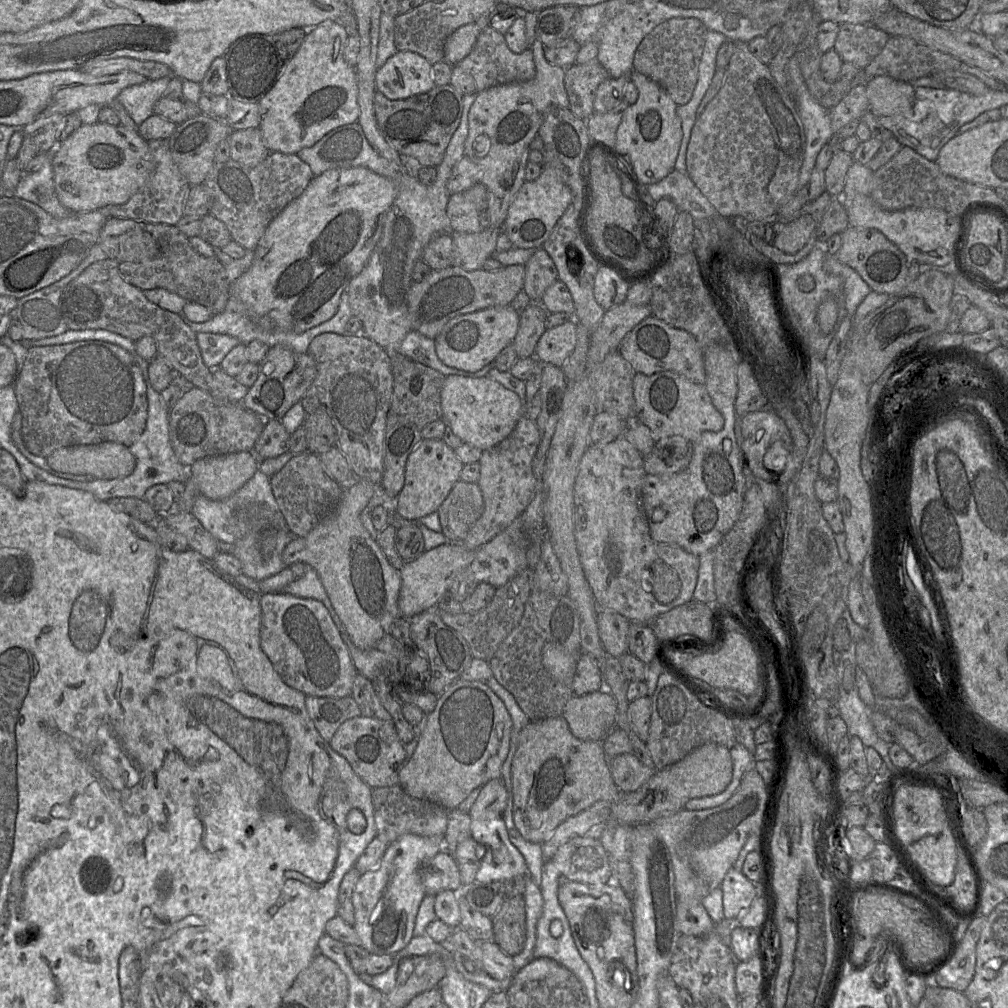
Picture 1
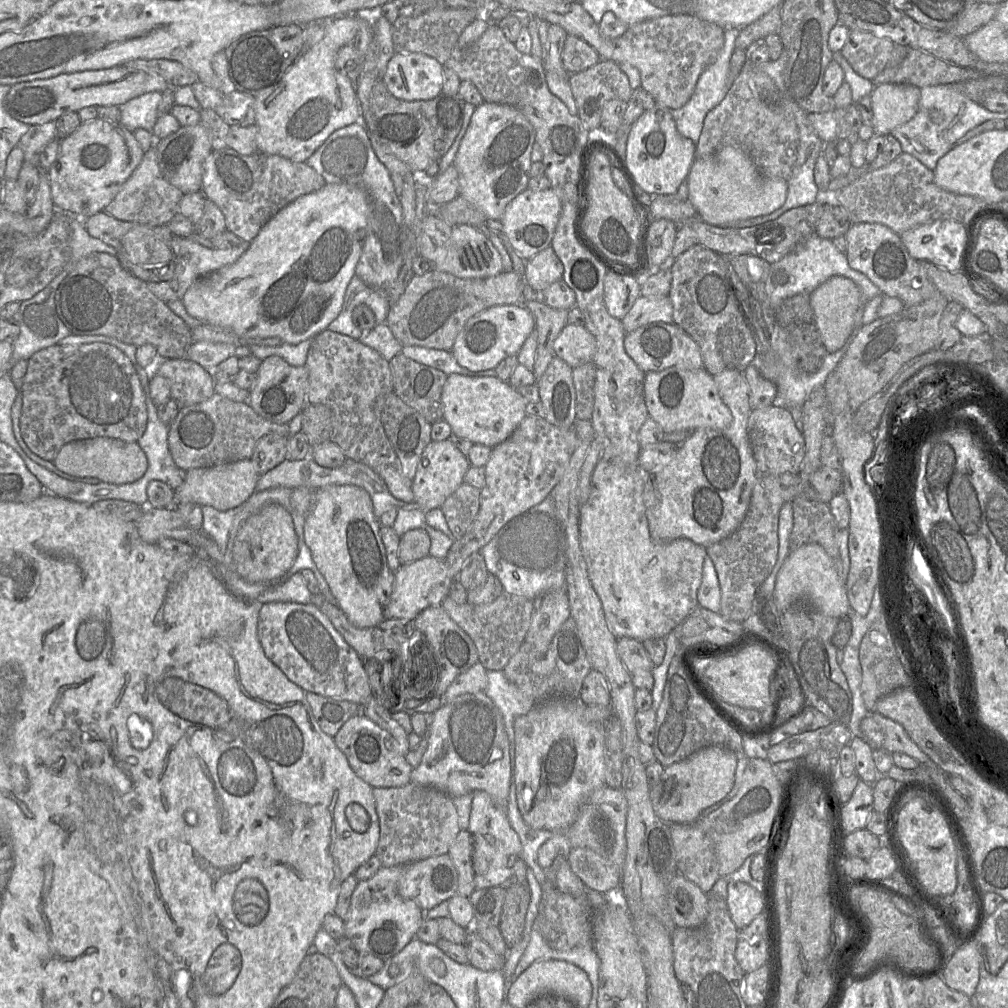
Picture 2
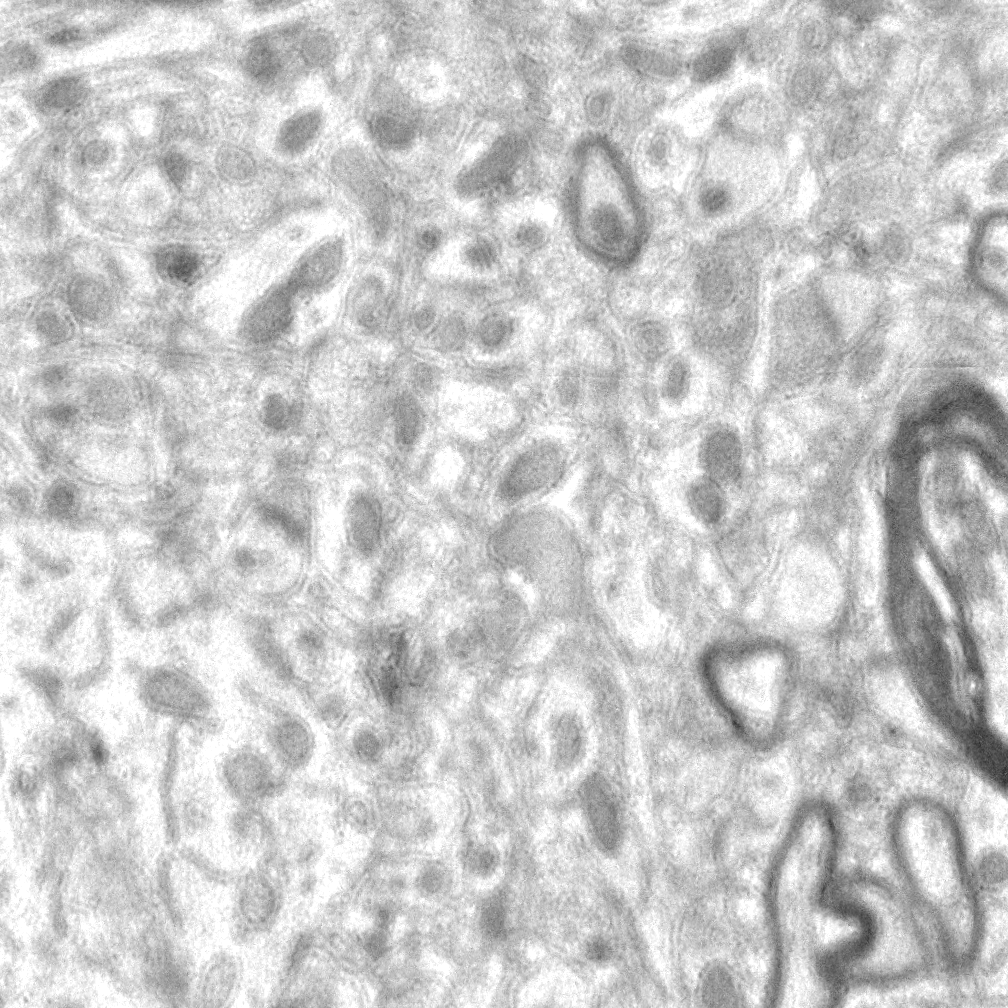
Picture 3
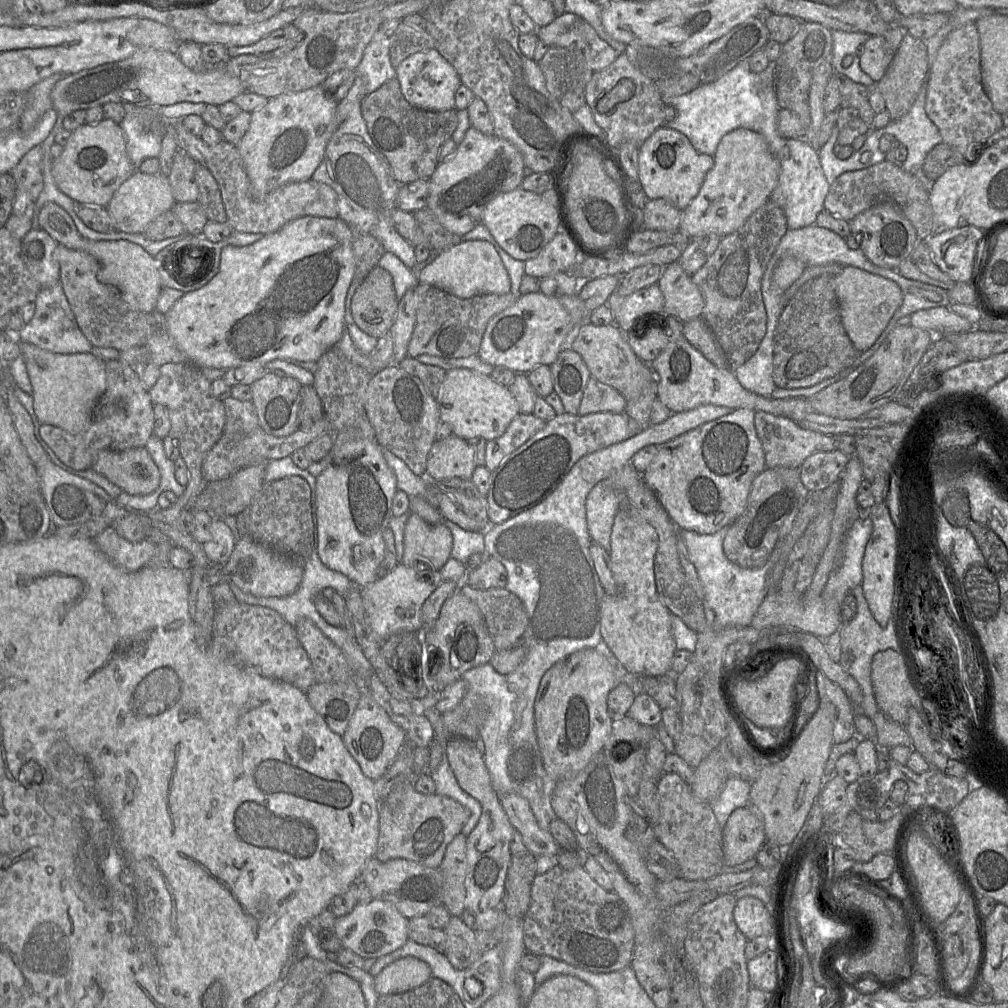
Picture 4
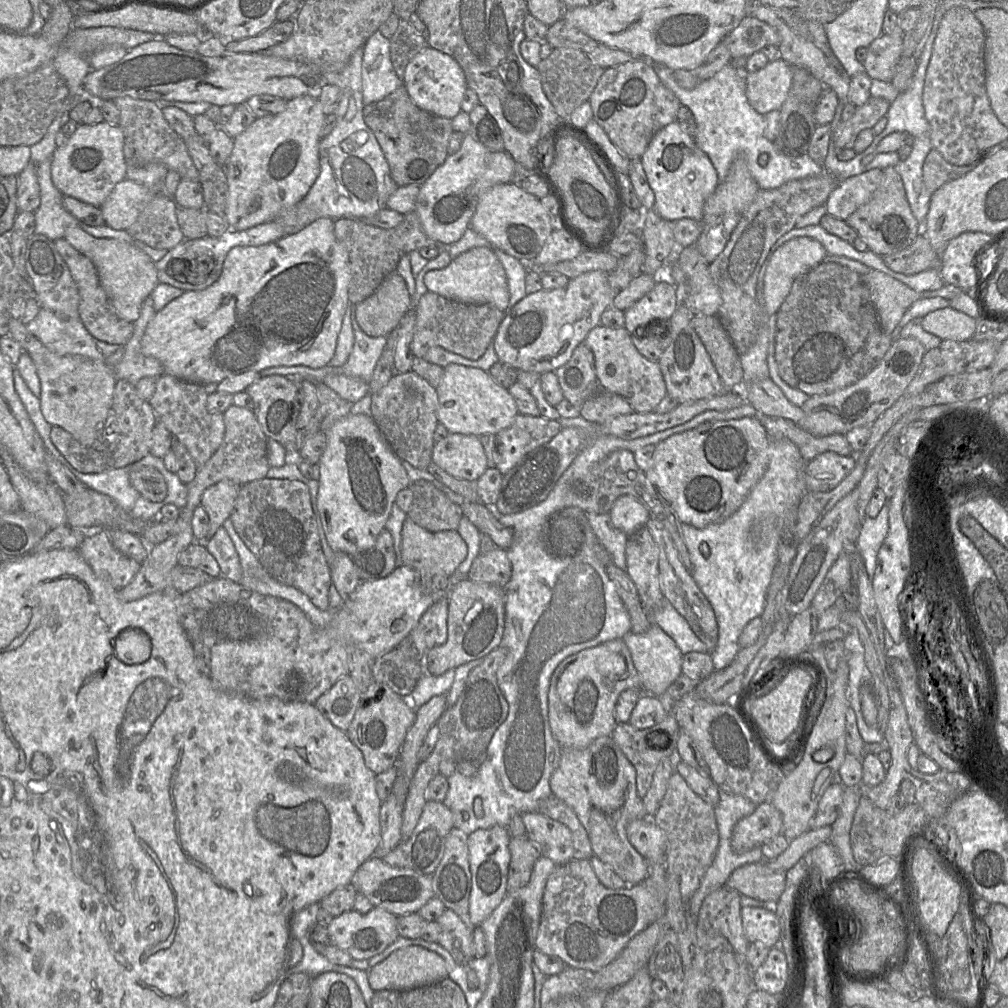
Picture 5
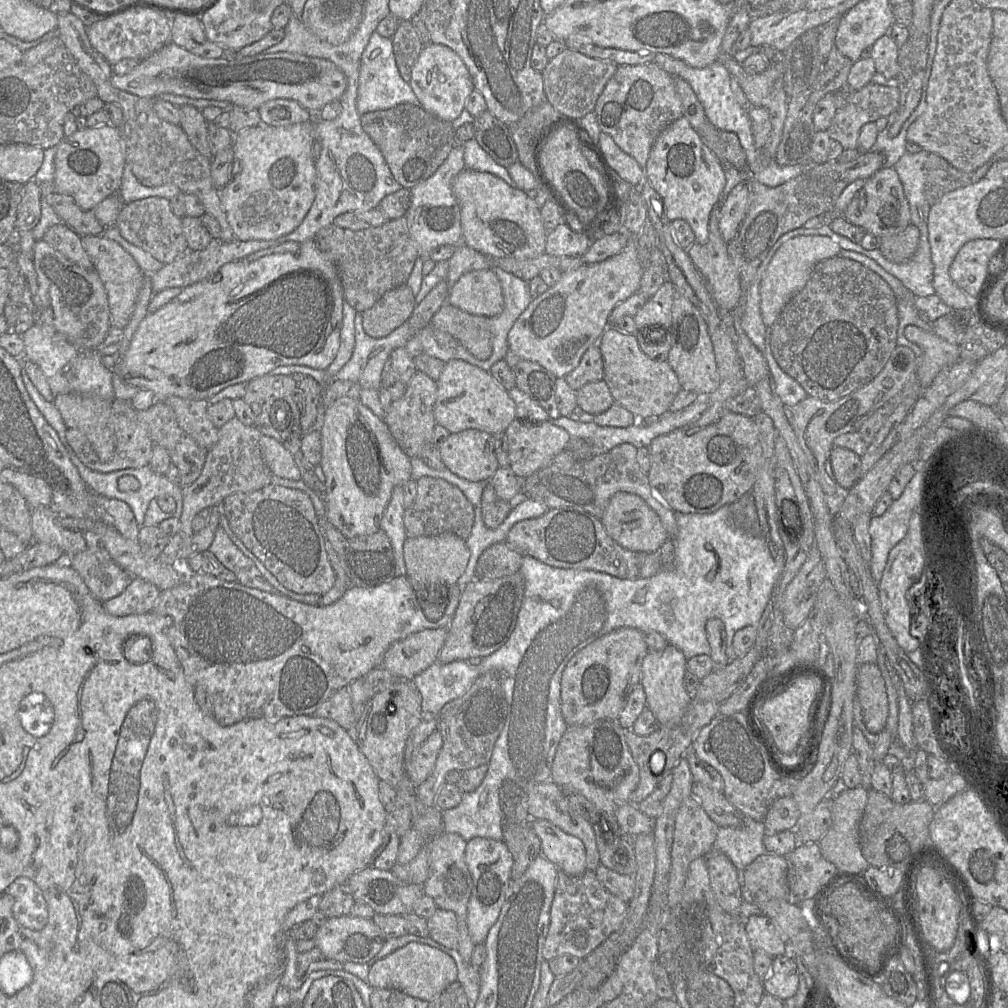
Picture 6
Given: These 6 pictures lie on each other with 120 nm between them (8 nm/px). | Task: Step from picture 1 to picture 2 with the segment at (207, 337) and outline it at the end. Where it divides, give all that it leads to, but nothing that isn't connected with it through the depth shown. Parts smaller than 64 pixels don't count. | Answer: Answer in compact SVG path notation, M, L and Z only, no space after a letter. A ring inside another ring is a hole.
M197 341L189 347L186 358L195 361L210 372L224 360L237 355L237 349L236 345L229 343Z

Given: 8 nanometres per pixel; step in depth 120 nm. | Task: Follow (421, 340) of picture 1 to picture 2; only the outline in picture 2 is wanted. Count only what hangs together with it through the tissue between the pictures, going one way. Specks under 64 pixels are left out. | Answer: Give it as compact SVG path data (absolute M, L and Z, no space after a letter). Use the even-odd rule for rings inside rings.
M403 346L401 353L424 365L439 369L447 376L453 373L470 376L470 377L485 377L495 376L495 369L489 369L479 372L473 372L465 367L462 367L451 352L421 346Z

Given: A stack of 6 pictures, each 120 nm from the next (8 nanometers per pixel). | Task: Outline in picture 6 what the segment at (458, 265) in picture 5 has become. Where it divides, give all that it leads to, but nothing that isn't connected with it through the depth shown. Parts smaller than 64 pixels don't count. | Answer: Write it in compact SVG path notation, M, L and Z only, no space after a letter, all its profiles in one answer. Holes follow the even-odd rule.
M491 269L463 274L450 288L447 302L469 314L493 317L504 308L501 283Z

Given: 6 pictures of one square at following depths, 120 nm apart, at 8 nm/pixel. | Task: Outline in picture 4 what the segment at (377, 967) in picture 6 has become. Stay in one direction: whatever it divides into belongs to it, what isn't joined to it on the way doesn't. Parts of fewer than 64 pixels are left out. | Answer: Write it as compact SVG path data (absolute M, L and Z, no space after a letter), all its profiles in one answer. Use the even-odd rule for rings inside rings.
M407 956L383 968L374 977L374 985L379 996L400 994L421 986L431 977L431 969L426 962Z

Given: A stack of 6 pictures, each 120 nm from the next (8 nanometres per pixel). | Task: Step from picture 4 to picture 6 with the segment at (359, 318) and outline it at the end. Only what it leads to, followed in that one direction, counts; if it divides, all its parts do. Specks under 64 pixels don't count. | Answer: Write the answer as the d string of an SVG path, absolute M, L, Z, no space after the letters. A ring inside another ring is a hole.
M407 284L387 291L371 308L362 312L364 331L372 338L382 338L405 323L415 307L415 295Z

